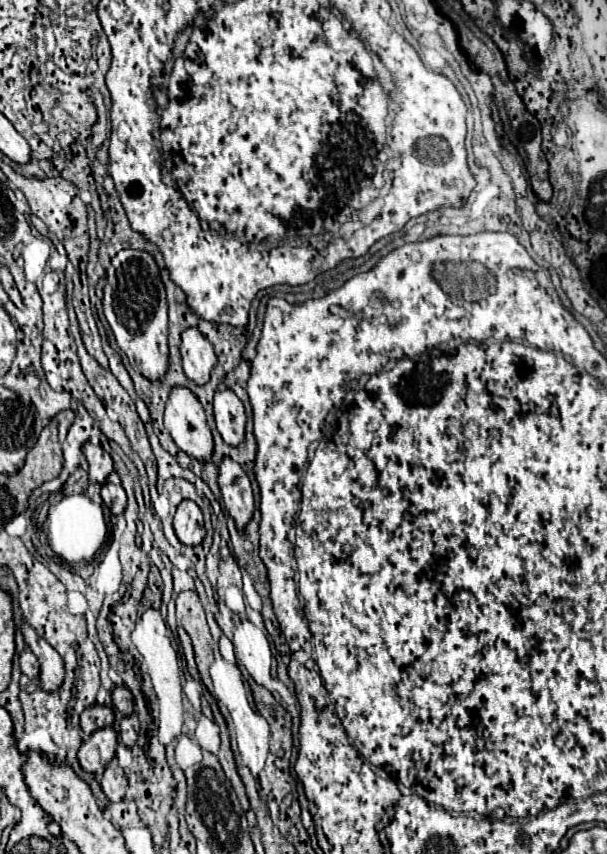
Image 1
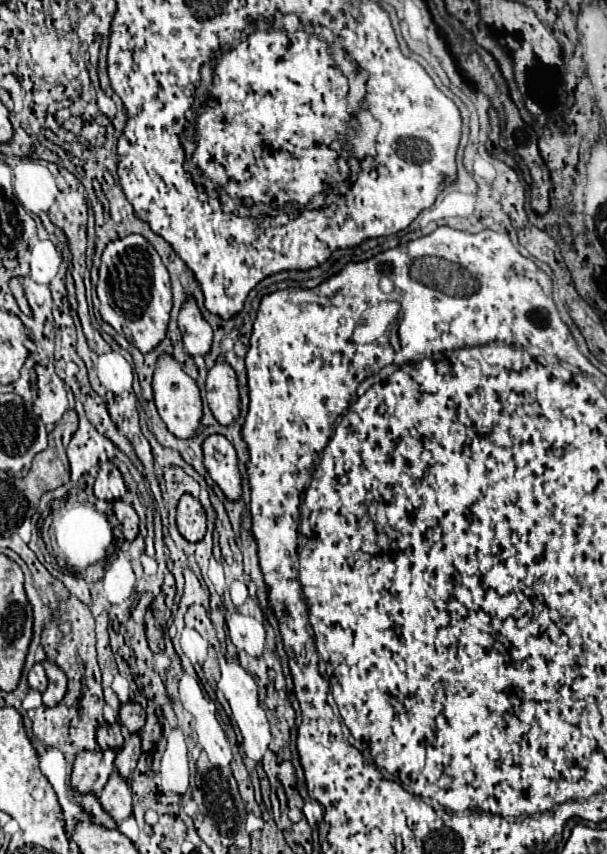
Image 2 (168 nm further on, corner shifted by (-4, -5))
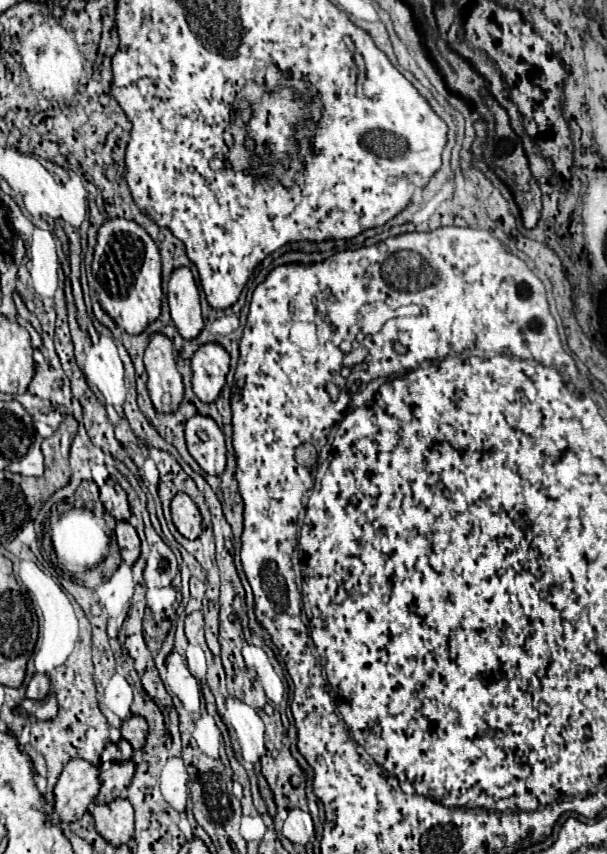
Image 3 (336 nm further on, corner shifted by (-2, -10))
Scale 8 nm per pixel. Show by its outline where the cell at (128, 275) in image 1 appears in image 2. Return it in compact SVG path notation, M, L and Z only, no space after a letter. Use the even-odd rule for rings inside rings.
M130 233L106 245L98 271L96 293L100 299L102 319L120 331L142 353L152 351L164 339L172 309L170 279L160 255L146 237Z

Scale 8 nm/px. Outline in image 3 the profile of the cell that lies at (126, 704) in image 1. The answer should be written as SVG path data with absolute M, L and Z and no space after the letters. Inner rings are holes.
M130 716L128 720L122 722L122 738L132 744L134 750L140 750L144 746L146 734L148 734L148 724L142 716Z

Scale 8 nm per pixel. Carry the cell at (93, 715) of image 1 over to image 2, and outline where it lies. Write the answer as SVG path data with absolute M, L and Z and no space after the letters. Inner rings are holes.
M102 725L96 733L96 741L100 749L120 749L124 745L124 737L120 725Z

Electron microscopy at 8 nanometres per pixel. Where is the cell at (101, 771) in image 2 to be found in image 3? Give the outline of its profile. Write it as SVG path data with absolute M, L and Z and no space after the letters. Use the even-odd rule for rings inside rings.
M70 760L68 766L62 770L54 798L56 806L54 812L58 814L60 822L74 822L80 820L88 806L94 802L100 790L100 768L92 768L86 760Z

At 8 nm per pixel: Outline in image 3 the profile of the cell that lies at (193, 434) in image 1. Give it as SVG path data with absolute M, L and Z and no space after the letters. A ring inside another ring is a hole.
M152 334L144 352L148 392L156 412L172 414L184 398L184 382L174 360L172 342L162 334Z

